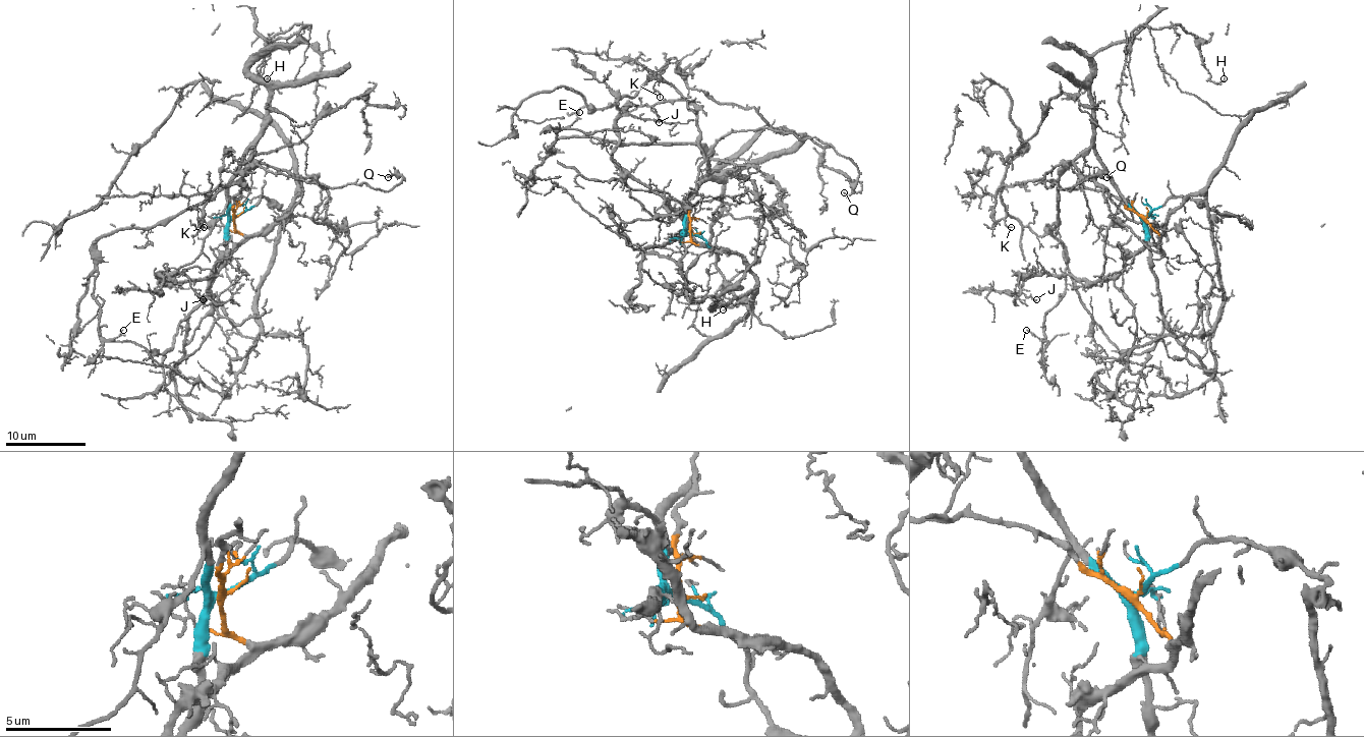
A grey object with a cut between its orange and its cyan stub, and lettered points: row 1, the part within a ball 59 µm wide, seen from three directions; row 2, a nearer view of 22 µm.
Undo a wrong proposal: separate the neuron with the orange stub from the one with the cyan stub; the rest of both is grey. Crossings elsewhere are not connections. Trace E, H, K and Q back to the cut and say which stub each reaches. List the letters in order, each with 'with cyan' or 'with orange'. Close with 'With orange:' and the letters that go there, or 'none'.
E: with cyan
H: with cyan
K: with orange
Q: with cyan
With orange: K

